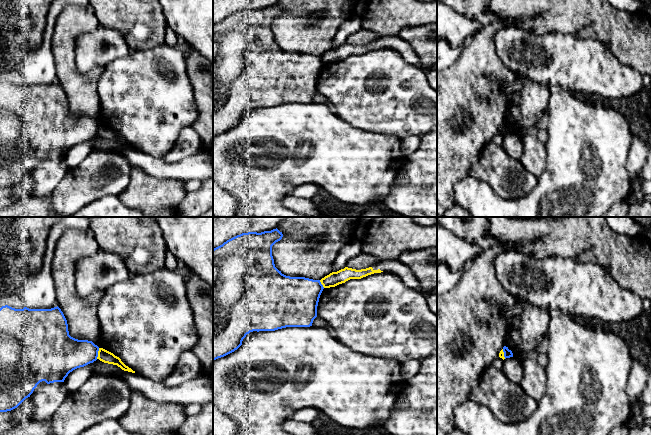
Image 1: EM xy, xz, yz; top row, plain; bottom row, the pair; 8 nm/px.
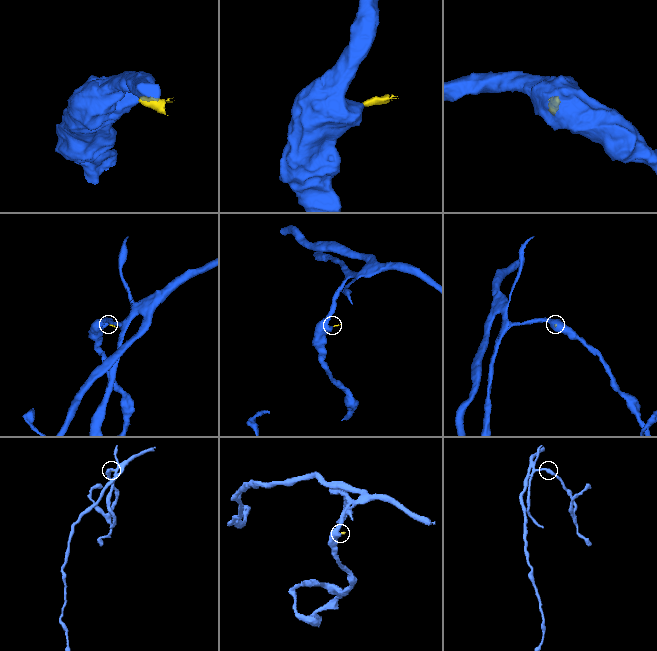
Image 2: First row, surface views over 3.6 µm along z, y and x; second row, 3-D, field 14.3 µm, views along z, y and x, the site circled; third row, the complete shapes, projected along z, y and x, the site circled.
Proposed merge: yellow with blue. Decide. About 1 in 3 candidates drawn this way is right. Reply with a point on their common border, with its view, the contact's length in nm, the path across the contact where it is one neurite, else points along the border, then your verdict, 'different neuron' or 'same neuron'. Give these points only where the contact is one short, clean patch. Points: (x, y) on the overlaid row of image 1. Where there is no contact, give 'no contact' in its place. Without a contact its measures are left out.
xy (98, 353) | 90 nm | along xy (99, 348), (96, 358) | different neuron

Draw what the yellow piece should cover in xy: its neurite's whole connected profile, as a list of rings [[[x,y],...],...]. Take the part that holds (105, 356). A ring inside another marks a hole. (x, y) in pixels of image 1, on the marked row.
[[[99,348],[97,359],[99,359],[100,361],[104,363],[117,365],[124,371],[135,373],[135,371],[133,371],[131,368],[126,366],[119,357],[115,356],[113,353],[103,348]]]

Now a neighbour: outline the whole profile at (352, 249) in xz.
[[[353,240],[339,250],[339,253],[333,263],[331,273],[337,272],[346,267],[347,261],[361,253],[362,241]]]

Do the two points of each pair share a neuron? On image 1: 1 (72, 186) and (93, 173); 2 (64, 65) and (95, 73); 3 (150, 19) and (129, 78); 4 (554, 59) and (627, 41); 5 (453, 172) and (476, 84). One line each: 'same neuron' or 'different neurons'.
1: same neuron
2: same neuron
3: different neurons
4: different neurons
5: same neuron

